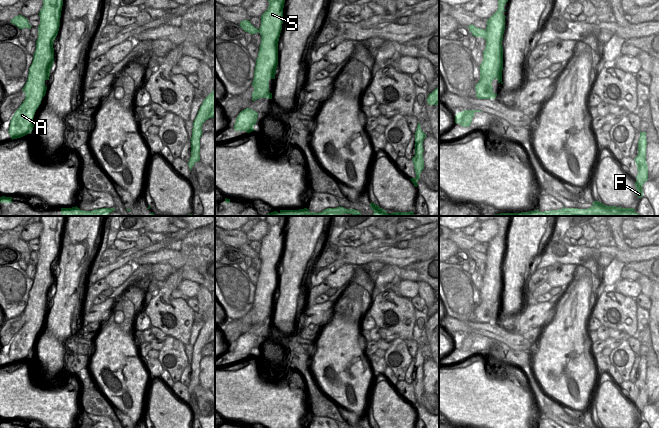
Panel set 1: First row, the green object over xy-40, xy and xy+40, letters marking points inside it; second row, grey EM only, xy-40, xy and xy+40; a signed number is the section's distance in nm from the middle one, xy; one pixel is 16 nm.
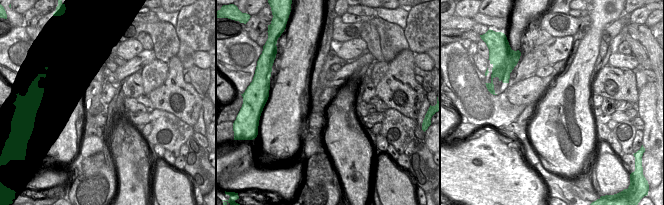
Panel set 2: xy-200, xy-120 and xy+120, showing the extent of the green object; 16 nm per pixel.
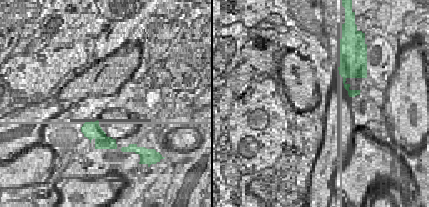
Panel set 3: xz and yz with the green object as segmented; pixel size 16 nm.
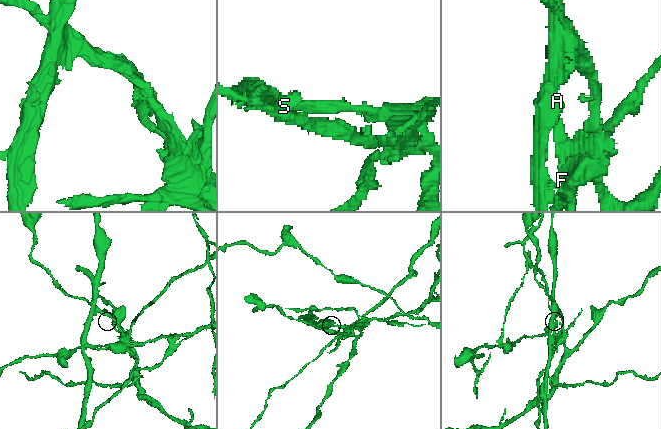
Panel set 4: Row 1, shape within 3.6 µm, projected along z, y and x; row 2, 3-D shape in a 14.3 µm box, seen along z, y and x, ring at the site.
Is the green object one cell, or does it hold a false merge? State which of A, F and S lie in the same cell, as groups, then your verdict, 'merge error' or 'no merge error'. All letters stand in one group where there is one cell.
A S / F; merge error

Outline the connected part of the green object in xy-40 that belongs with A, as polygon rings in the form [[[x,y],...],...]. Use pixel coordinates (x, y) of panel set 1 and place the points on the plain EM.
[[[41,216],[43,230],[39,236],[40,248],[36,274],[27,306],[22,313],[25,324],[10,345],[8,356],[12,364],[32,356],[35,336],[46,318],[45,303],[48,301],[44,299],[44,296],[46,292],[51,293],[53,290],[54,281],[50,280],[50,273],[59,255],[63,221],[64,216]]]

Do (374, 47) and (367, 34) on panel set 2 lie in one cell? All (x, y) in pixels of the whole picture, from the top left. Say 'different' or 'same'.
same

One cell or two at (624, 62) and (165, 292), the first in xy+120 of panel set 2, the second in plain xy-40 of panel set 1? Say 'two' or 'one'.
two

